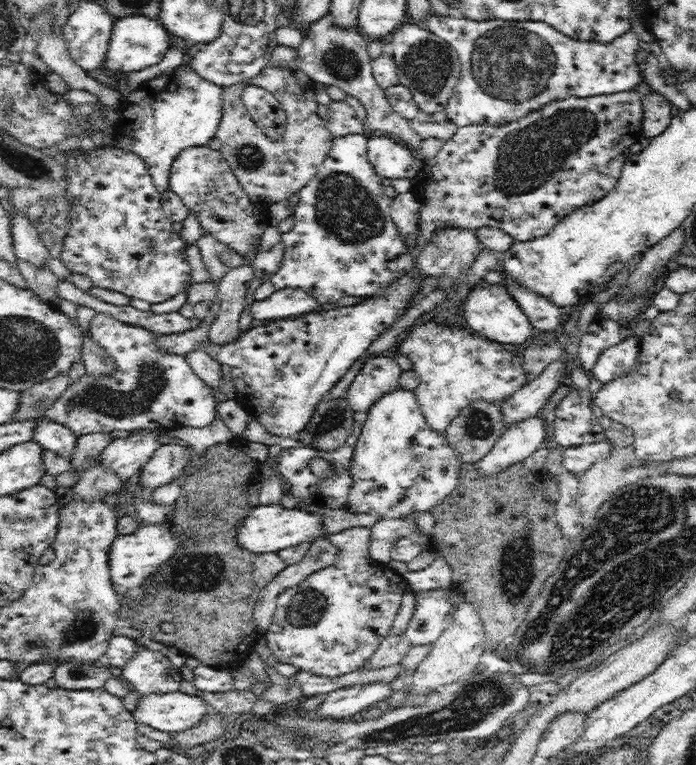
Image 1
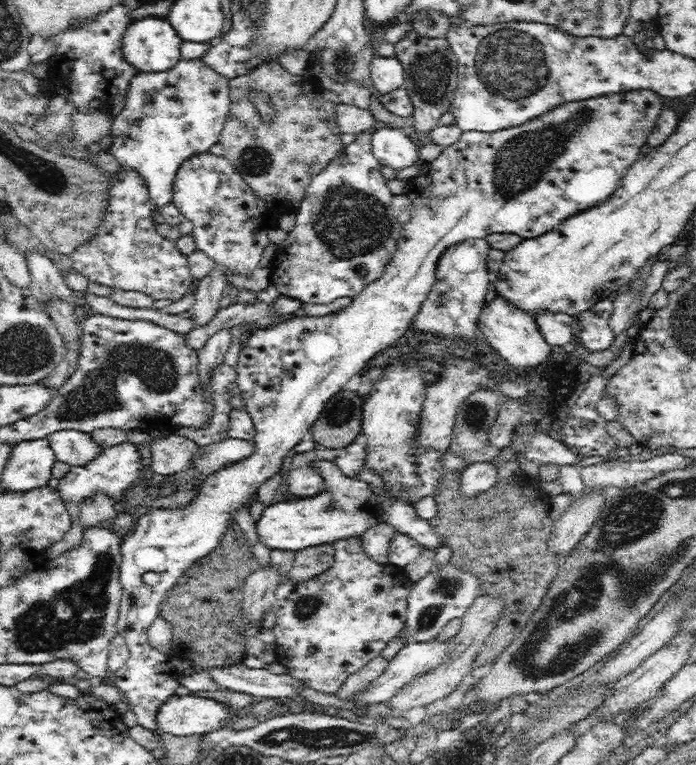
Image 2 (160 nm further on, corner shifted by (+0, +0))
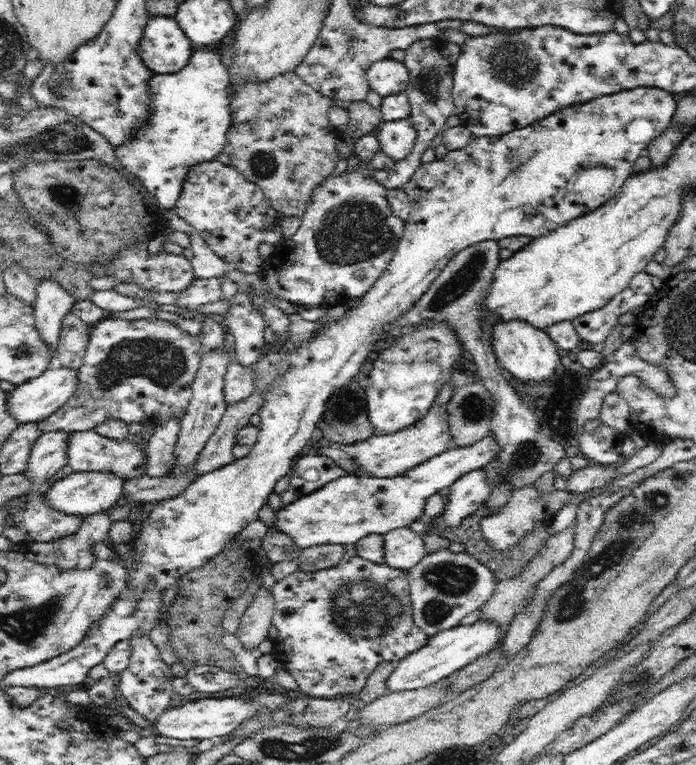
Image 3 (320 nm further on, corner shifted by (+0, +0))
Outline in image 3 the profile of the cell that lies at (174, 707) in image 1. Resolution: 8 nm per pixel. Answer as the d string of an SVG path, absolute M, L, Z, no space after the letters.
M262 691L258 696L260 696L260 698L255 698L254 700L250 700L250 702L248 702L248 700L240 700L240 698L236 697L223 697L219 699L202 698L190 700L188 702L186 701L185 704L172 706L172 708L166 709L156 719L156 724L153 724L156 726L156 731L152 732L157 732L153 734L158 734L160 736L168 736L168 738L178 738L178 740L190 740L191 738L220 740L224 736L232 734L238 724L240 724L244 718L248 718L252 712L256 712L256 710L265 710L266 712L269 712L270 710L276 709L289 701L288 697L278 693L272 694L270 692Z

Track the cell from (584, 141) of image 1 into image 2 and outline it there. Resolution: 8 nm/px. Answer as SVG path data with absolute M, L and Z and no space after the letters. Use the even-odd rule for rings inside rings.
M650 89L619 92L610 95L592 97L588 100L572 100L570 102L564 102L548 110L548 112L544 112L544 114L526 120L526 122L523 122L518 126L513 126L512 128L505 128L494 132L462 130L460 136L458 136L450 146L444 147L444 150L442 150L437 157L431 158L427 162L423 162L418 170L419 173L416 179L413 179L408 183L406 194L412 199L413 204L411 217L410 220L403 225L403 228L400 231L396 252L394 252L392 262L388 267L386 267L386 272L384 272L382 278L369 284L360 294L357 294L352 298L349 306L342 310L326 314L325 316L307 316L299 313L290 320L283 322L282 320L277 320L274 324L263 323L262 326L259 326L254 330L254 332L252 332L248 340L246 340L246 343L241 345L238 363L234 367L236 372L236 385L238 386L240 398L243 400L243 407L249 413L249 416L253 421L255 427L254 442L256 442L258 450L256 450L254 456L250 456L248 460L234 463L207 477L205 482L199 488L199 495L189 505L177 509L152 509L151 513L139 518L138 522L136 522L134 531L121 539L119 583L122 585L123 594L121 596L119 610L120 616L117 622L117 634L120 634L125 638L127 647L130 649L130 656L126 659L125 664L116 671L115 684L118 685L118 688L120 688L123 694L125 694L129 710L136 714L137 721L140 725L155 732L156 719L154 719L154 714L156 710L158 710L158 706L160 706L166 698L170 698L170 696L176 694L176 688L181 684L181 678L184 675L184 673L180 673L176 669L174 656L161 655L158 650L150 646L150 643L146 638L146 630L148 630L150 623L158 617L159 604L165 597L166 592L168 592L168 590L174 586L174 582L182 576L182 572L184 572L186 566L190 566L194 560L198 560L200 556L208 554L210 550L214 550L214 548L218 546L220 536L224 533L225 527L229 524L229 521L232 520L231 514L229 513L234 511L234 508L244 507L244 502L246 502L248 494L257 490L261 483L280 470L284 456L286 456L287 452L294 446L298 445L298 442L300 442L306 432L309 432L310 429L312 429L314 422L316 422L316 420L321 416L322 410L324 410L323 407L326 405L329 398L332 398L332 396L341 392L343 385L345 385L350 378L358 374L359 370L368 360L372 359L375 354L378 354L378 352L384 350L384 348L388 348L390 344L398 342L398 338L404 336L408 328L412 328L415 318L422 307L423 301L429 295L432 285L435 283L434 270L436 268L436 260L440 258L442 250L444 250L446 246L452 246L454 242L464 240L464 238L484 238L486 234L492 234L492 232L510 232L518 234L518 236L521 236L523 239L533 239L545 232L550 232L557 226L557 224L560 224L562 220L568 218L568 216L604 202L604 200L612 196L614 190L616 190L620 185L622 178L626 173L626 169L638 158L639 148L647 142L647 136L650 134L652 126L654 126L654 120L656 120L656 116L658 116L658 112L660 112L660 108L662 108L664 104L665 100L655 91ZM144 572L154 572L154 574L158 574L158 581L156 584L150 586L150 584L141 582L142 574L144 574Z

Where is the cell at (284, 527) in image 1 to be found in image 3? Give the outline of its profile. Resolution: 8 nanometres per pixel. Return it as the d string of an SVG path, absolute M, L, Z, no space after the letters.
M488 432L487 436L476 442L473 446L466 448L452 447L434 458L426 460L414 468L409 468L392 477L378 476L356 476L347 474L334 478L330 482L326 482L322 488L312 491L310 494L302 498L296 498L294 502L282 506L276 513L274 524L270 530L282 532L288 539L292 539L292 543L296 547L304 549L316 547L318 545L344 545L357 543L362 537L370 533L386 534L390 530L408 527L416 518L423 515L424 500L428 497L436 496L436 492L440 488L448 488L452 486L455 480L458 480L462 474L474 470L474 468L483 468L488 466L500 452L500 443L493 432Z

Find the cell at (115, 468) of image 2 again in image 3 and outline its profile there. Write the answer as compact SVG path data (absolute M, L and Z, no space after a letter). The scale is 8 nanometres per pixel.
M73 470L62 480L55 481L46 495L49 503L58 510L80 516L95 514L100 510L109 510L124 499L126 479L113 470Z

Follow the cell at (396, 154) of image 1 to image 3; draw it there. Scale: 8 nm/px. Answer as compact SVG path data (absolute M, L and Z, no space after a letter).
M410 119L384 122L378 130L380 151L395 162L408 158L415 144L416 131Z

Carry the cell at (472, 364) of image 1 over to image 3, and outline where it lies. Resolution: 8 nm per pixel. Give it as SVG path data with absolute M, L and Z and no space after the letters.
M434 402L427 409L426 415L422 416L422 419L418 420L414 426L394 433L392 436L374 434L368 440L360 443L355 458L371 476L392 477L424 463L452 447L453 434L450 429L448 404L440 406Z

